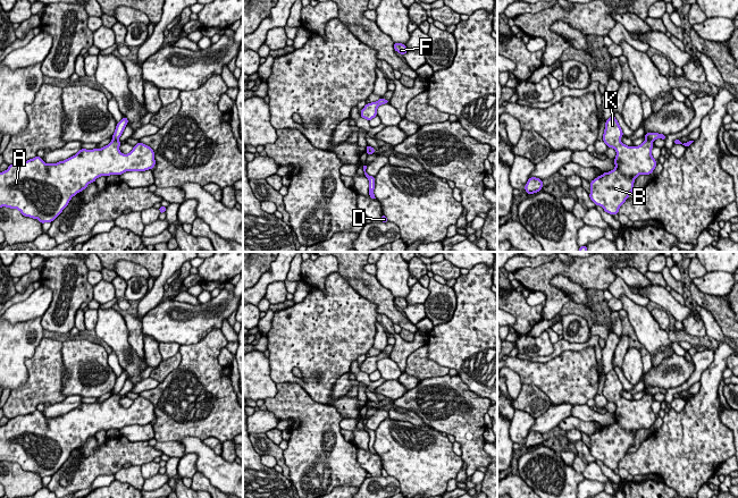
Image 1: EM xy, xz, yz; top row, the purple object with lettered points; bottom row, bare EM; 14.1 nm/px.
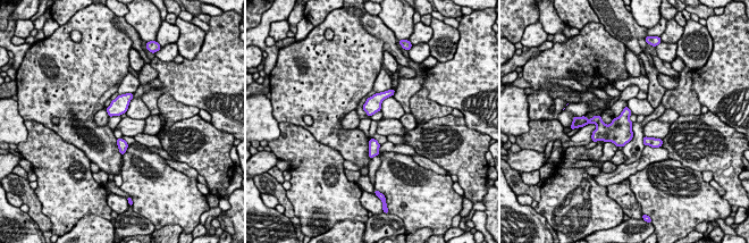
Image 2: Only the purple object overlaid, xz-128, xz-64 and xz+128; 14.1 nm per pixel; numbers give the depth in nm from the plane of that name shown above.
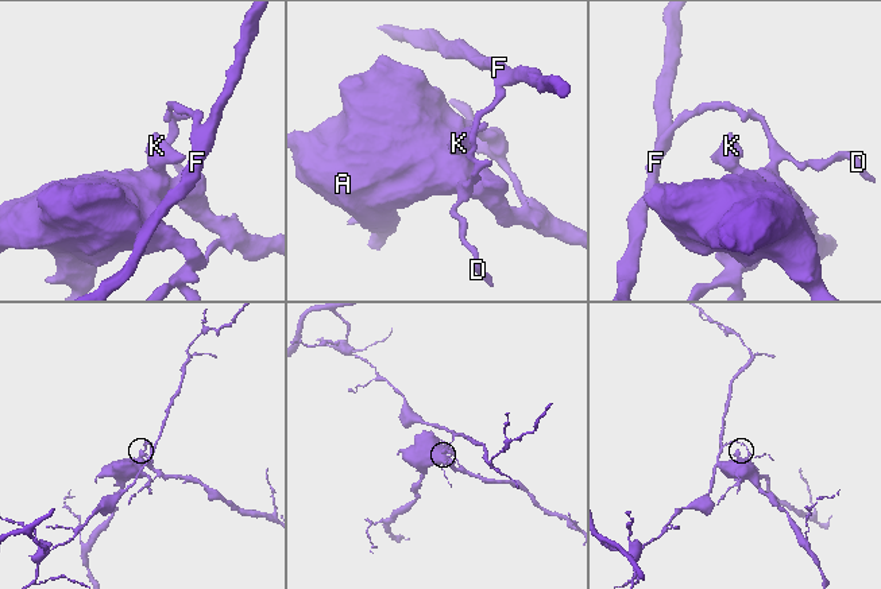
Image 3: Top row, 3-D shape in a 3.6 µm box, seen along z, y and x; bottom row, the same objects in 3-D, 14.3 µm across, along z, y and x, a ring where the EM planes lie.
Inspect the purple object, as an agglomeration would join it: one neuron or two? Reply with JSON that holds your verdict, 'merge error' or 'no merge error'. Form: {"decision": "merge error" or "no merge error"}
{"decision": "merge error"}

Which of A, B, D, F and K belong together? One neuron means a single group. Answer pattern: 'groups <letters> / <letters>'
groups A B K / D F

